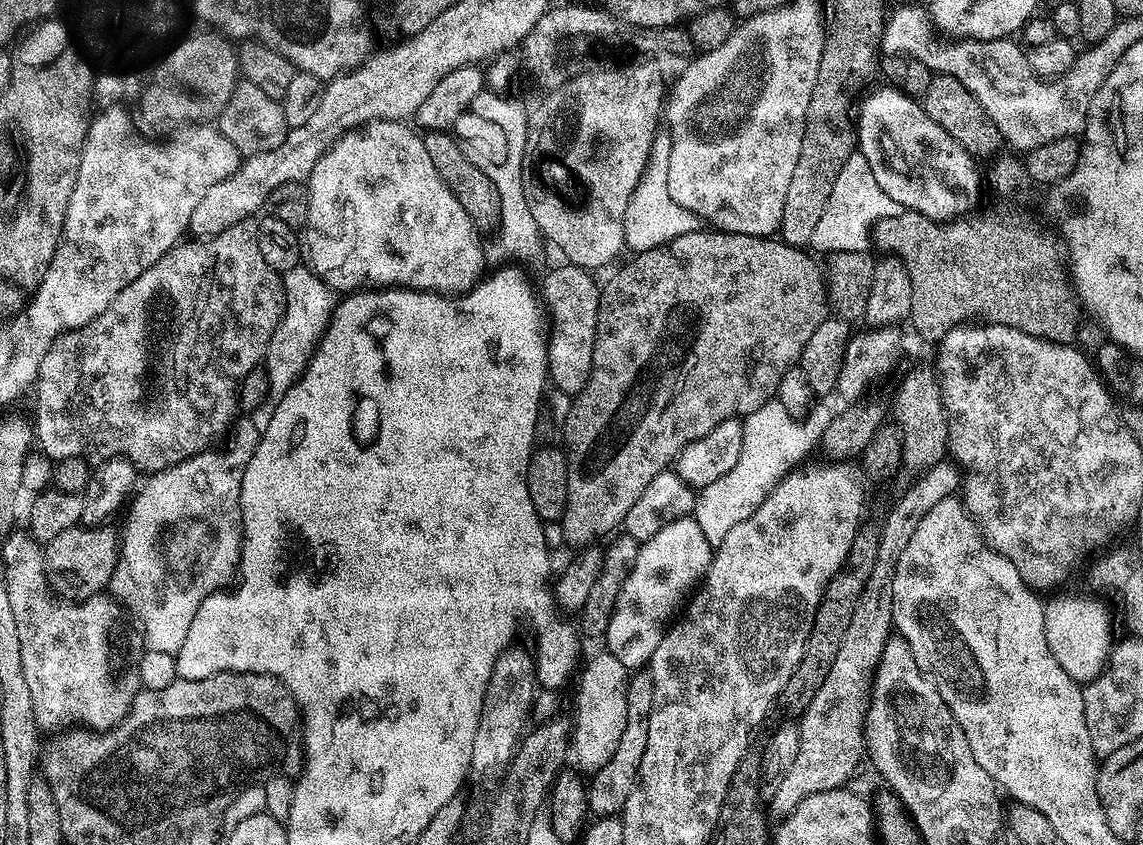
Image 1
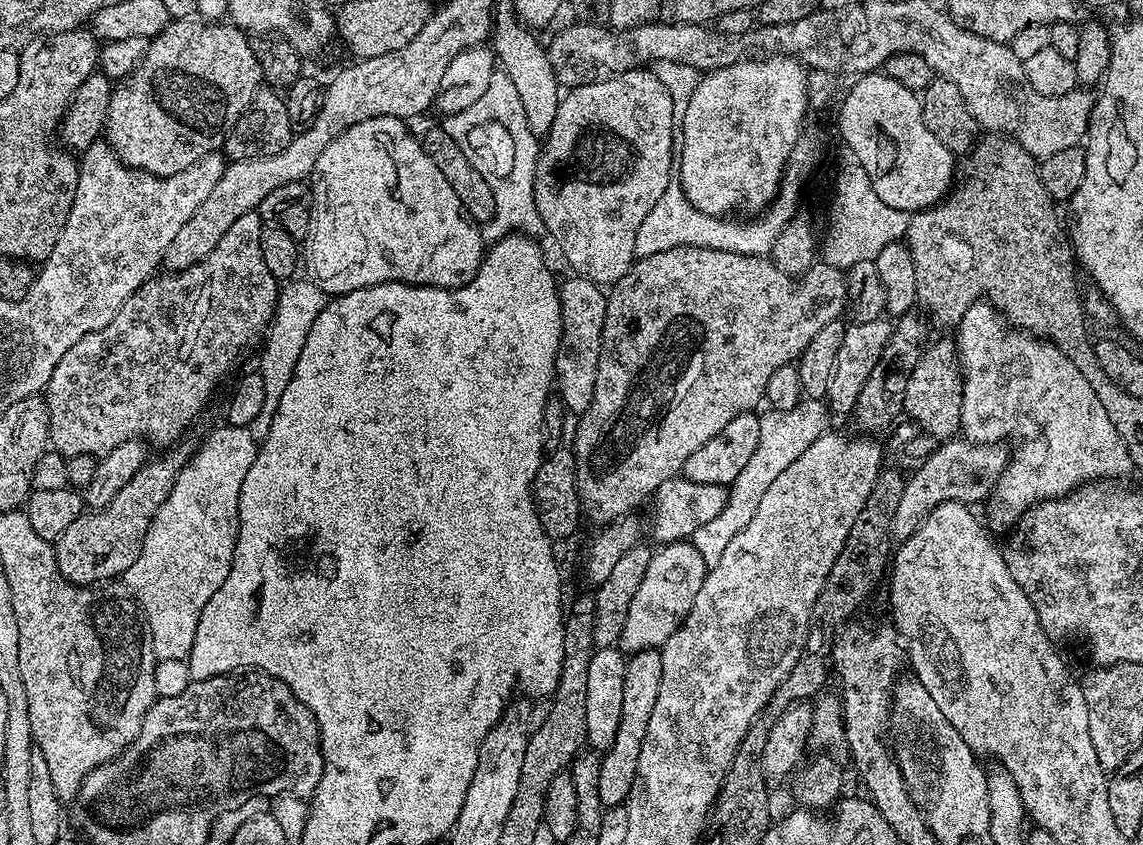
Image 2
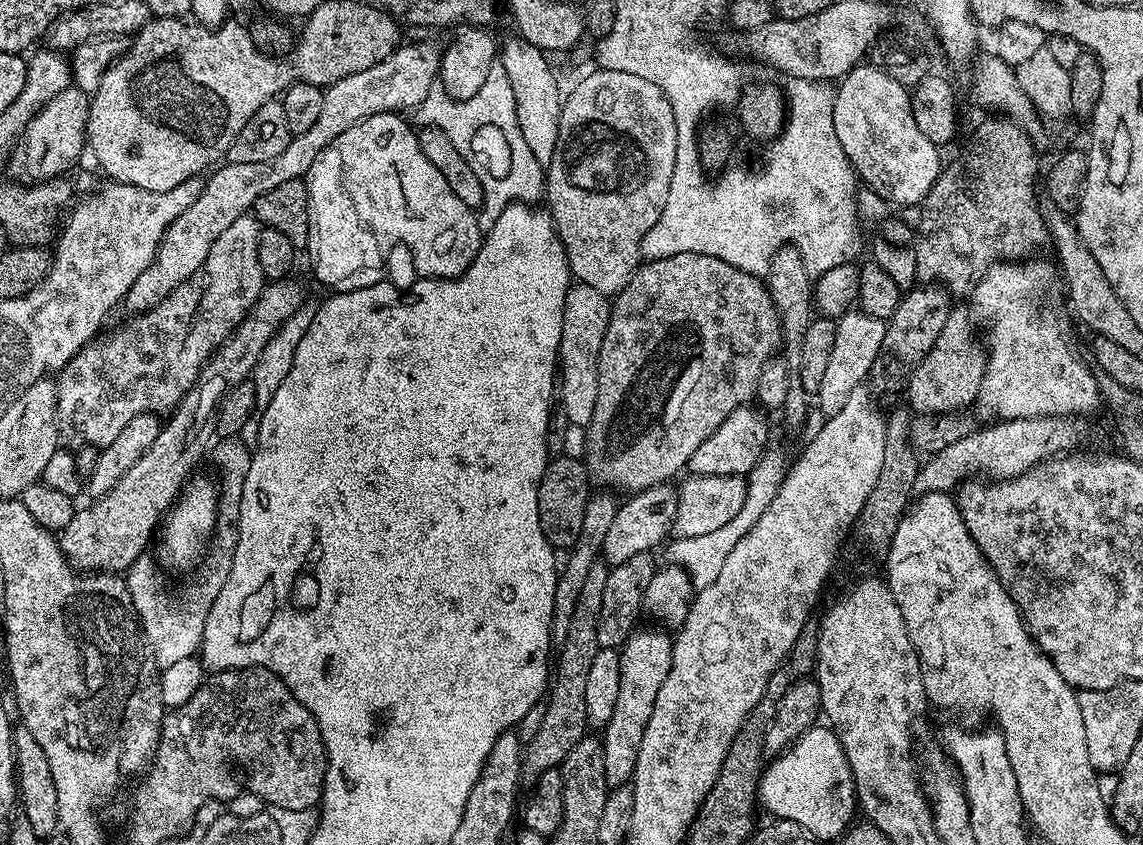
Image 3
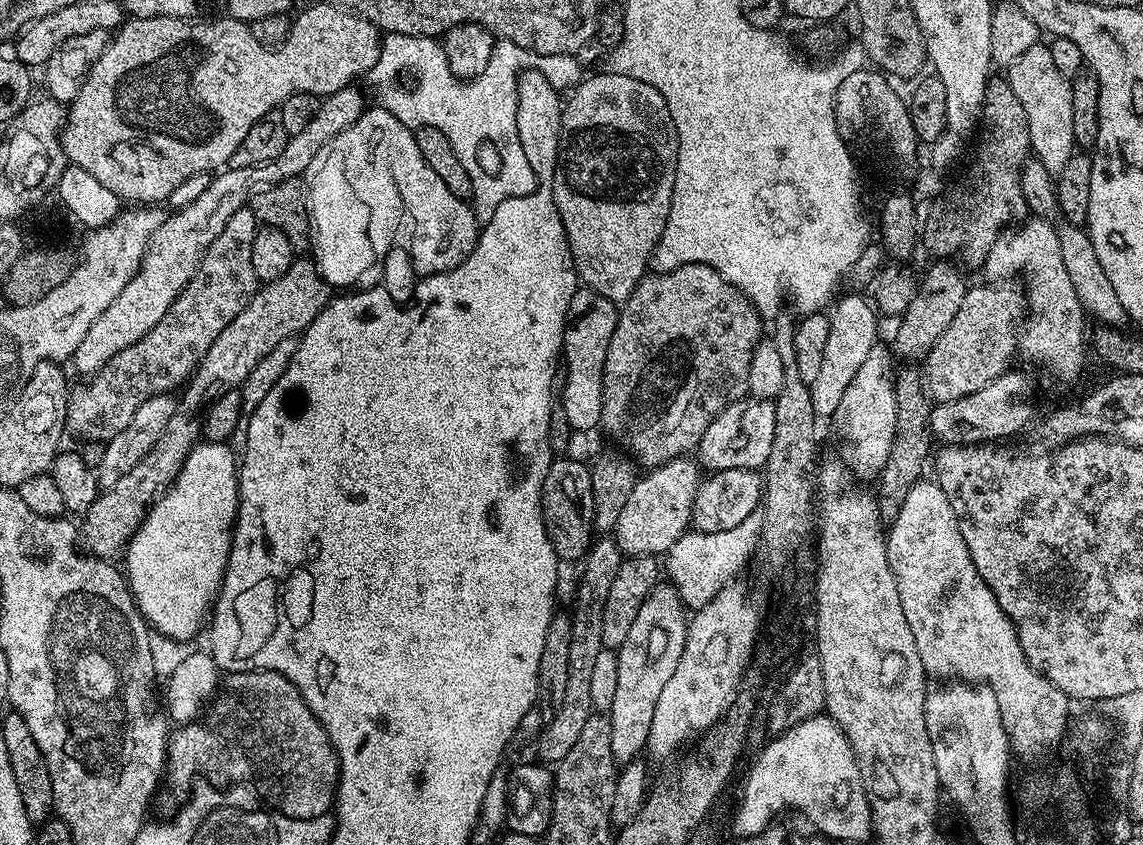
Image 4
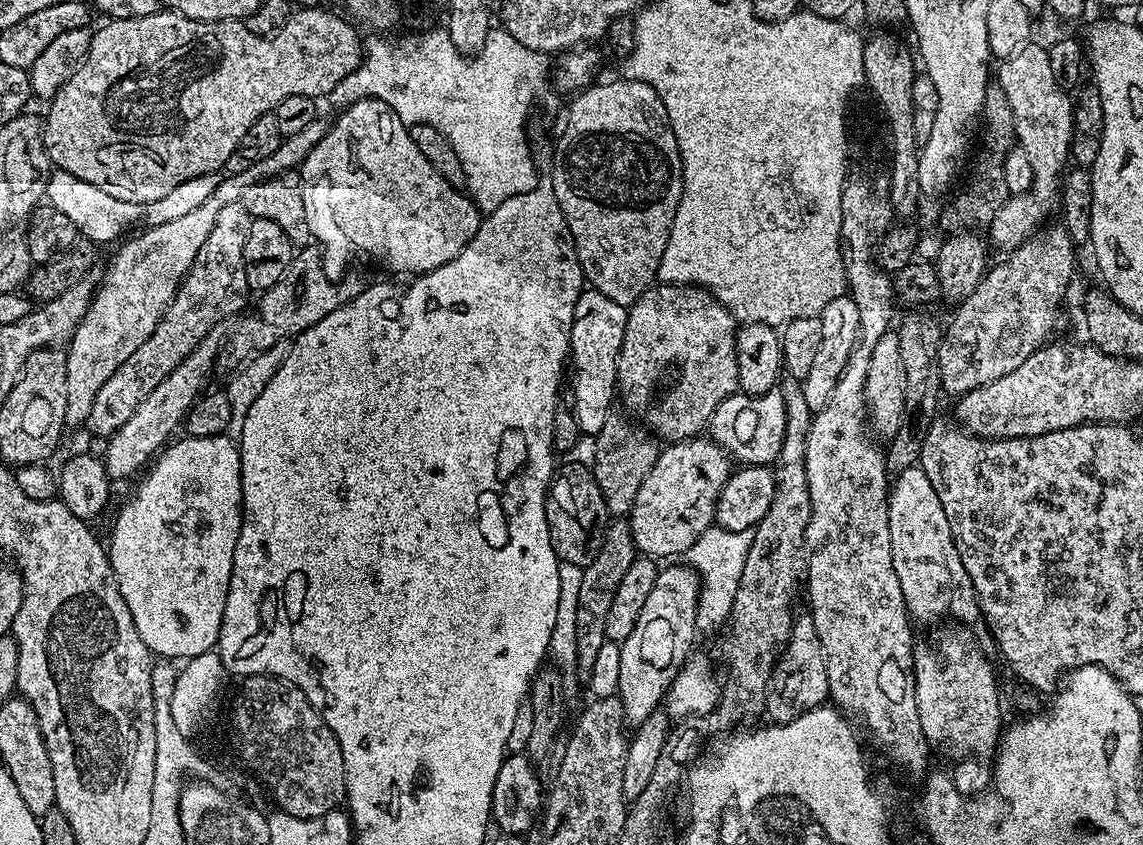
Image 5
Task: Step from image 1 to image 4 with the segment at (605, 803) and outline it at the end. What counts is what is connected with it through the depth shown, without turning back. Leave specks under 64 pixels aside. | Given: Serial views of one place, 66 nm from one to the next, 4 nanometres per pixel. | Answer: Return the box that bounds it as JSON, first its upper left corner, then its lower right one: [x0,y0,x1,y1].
[606,582,689,765]

